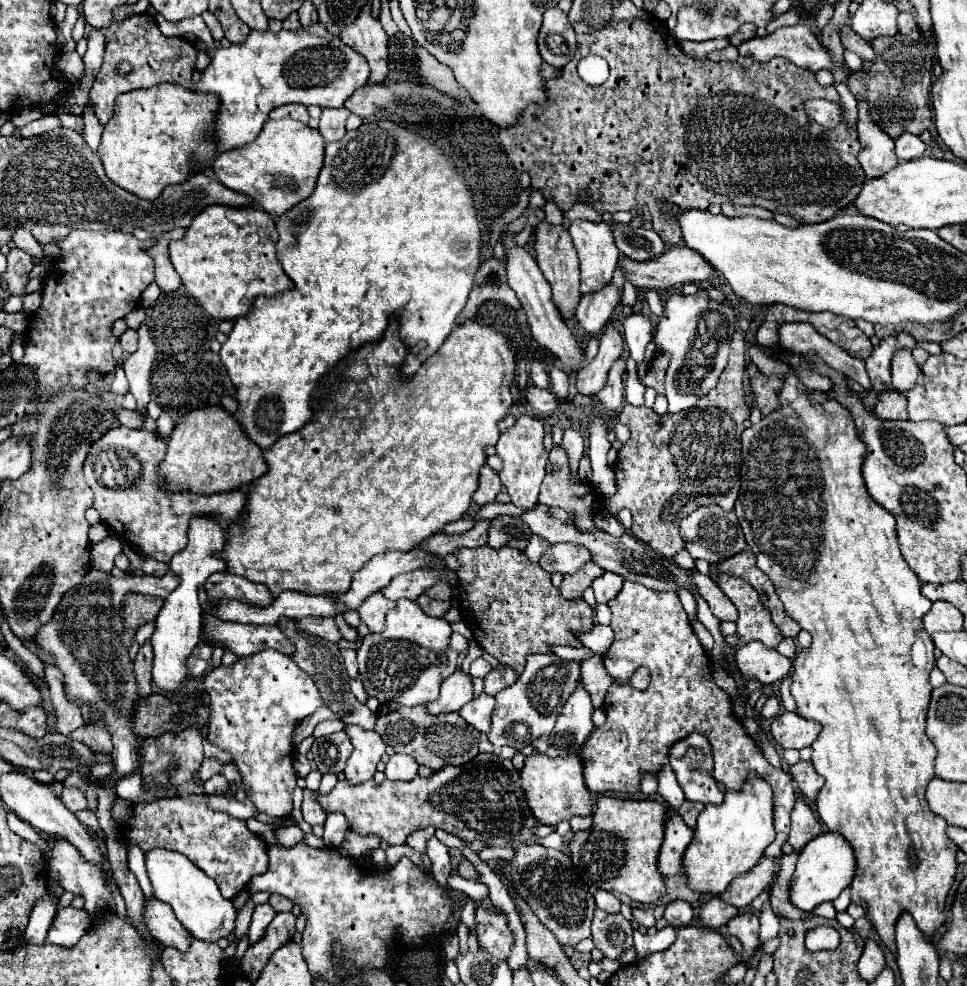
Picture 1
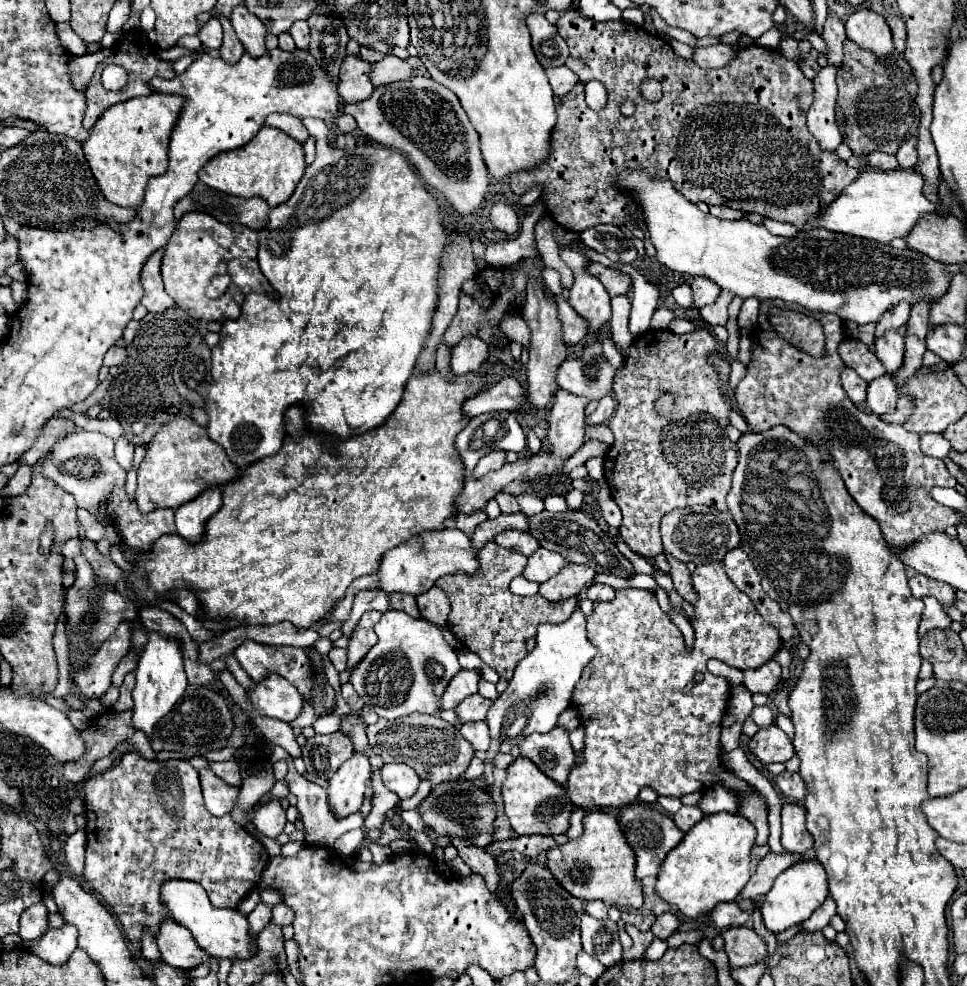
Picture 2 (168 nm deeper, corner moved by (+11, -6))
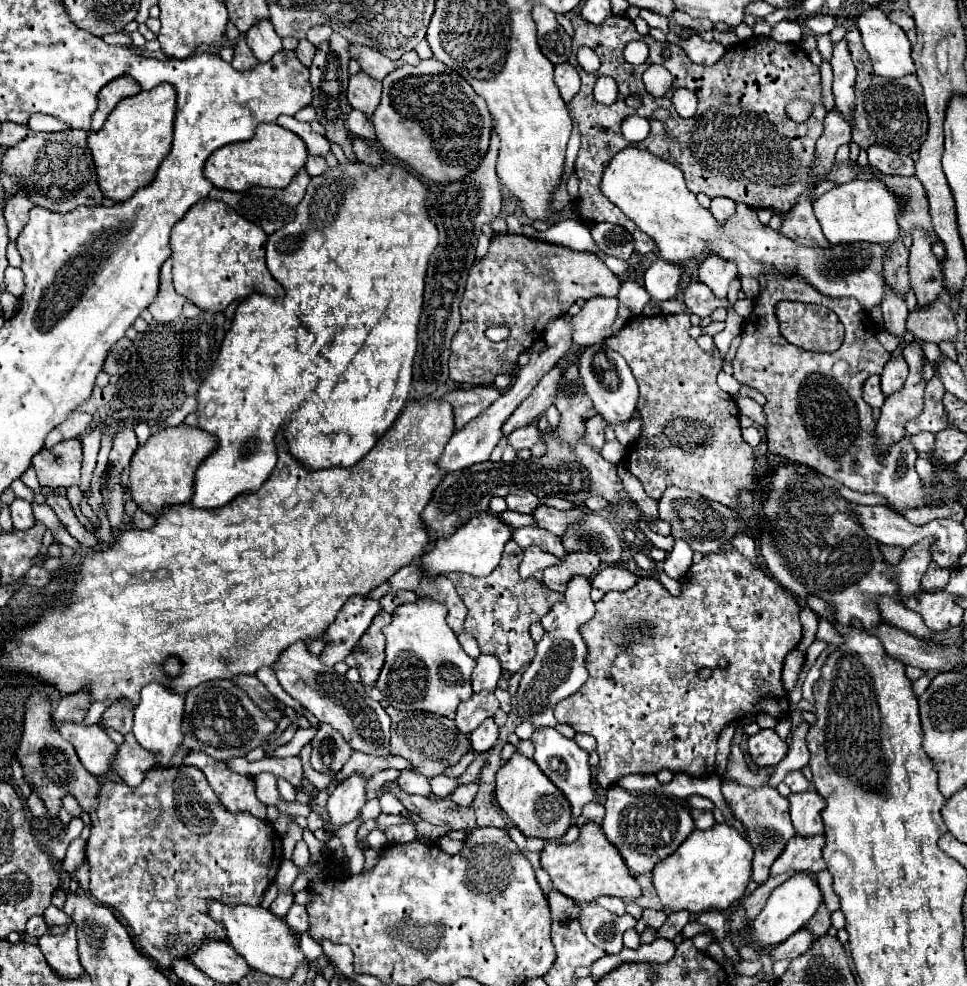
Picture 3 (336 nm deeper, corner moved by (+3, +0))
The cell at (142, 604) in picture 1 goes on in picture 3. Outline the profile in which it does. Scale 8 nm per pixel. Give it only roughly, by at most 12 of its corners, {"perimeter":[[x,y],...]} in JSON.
{"perimeter":[[88,690],[66,694],[54,710],[60,722],[82,722],[92,698]]}

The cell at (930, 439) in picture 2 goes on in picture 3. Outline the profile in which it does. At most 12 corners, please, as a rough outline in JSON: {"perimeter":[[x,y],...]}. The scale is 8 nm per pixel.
{"perimeter":[[928,432],[912,436],[918,452],[932,452],[936,436]]}

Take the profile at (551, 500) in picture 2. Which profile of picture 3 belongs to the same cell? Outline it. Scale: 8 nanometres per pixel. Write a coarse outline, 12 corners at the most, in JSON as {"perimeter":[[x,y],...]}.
{"perimeter":[[510,492],[504,500],[510,510],[532,514],[542,504],[530,492]]}

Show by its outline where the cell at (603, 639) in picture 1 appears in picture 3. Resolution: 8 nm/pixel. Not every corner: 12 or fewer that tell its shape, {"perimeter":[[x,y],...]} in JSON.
{"perimeter":[[590,580],[568,582],[542,618],[522,674],[520,722],[556,726],[554,708],[588,678],[580,626],[594,618]]}

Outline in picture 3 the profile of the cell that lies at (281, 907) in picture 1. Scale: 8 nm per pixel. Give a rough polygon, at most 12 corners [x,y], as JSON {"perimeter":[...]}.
{"perimeter":[[292,904],[286,922],[300,934],[308,930],[308,912]]}

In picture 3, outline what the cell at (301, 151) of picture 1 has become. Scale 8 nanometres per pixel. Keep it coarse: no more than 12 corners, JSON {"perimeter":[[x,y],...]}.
{"perimeter":[[278,124],[226,144],[204,166],[224,190],[284,188],[308,150]]}

